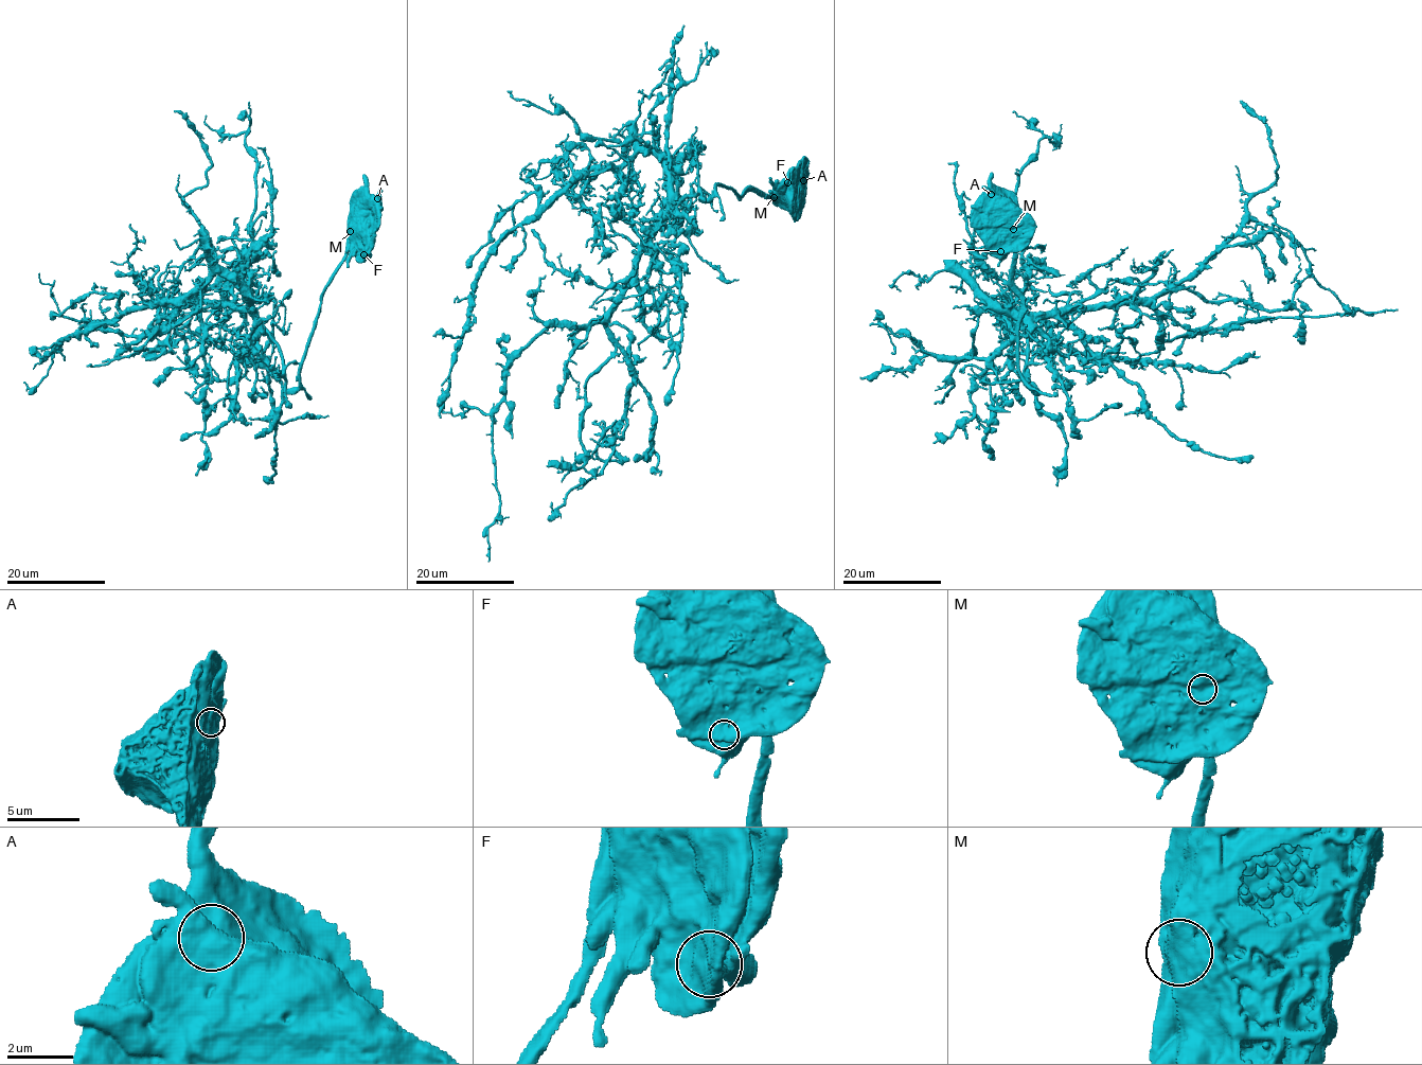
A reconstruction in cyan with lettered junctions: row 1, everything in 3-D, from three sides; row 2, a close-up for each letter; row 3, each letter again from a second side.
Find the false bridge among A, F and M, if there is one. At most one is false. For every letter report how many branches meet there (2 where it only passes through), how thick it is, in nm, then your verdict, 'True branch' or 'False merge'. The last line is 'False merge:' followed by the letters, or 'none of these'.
A: Branches: 1. Thickness 1150 nm. True branch
F: Branches: 1. Thickness 1250 nm. True branch
M: Branches: 1. Thickness 1250 nm. True branch
False merge: none of these

